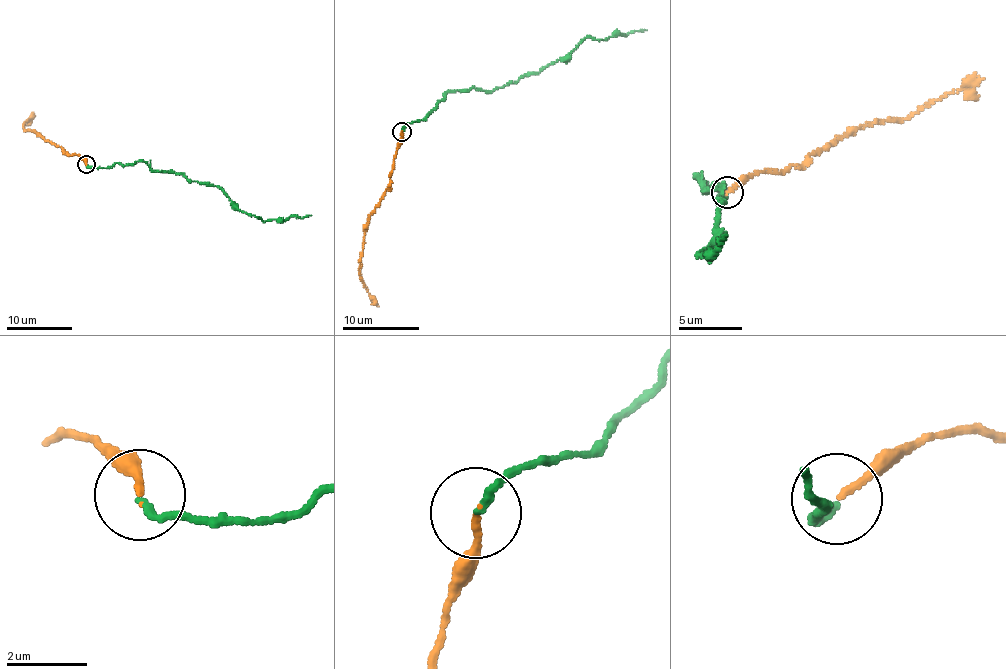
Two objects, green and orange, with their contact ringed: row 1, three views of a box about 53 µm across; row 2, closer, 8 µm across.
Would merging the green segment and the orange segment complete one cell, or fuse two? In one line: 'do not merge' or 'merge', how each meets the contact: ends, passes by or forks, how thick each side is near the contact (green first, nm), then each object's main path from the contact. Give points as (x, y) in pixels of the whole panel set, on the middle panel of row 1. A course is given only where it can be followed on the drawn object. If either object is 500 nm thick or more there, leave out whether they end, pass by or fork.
do not merge | green ends | orange ends | 170/150 nm | green via (402, 131), (423, 120), (448, 92), (472, 88), (493, 91), (536, 74), (587, 37), (606, 40), (647, 30) | orange via (401, 131), (390, 184), (365, 231), (360, 266), (362, 283), (378, 306)

